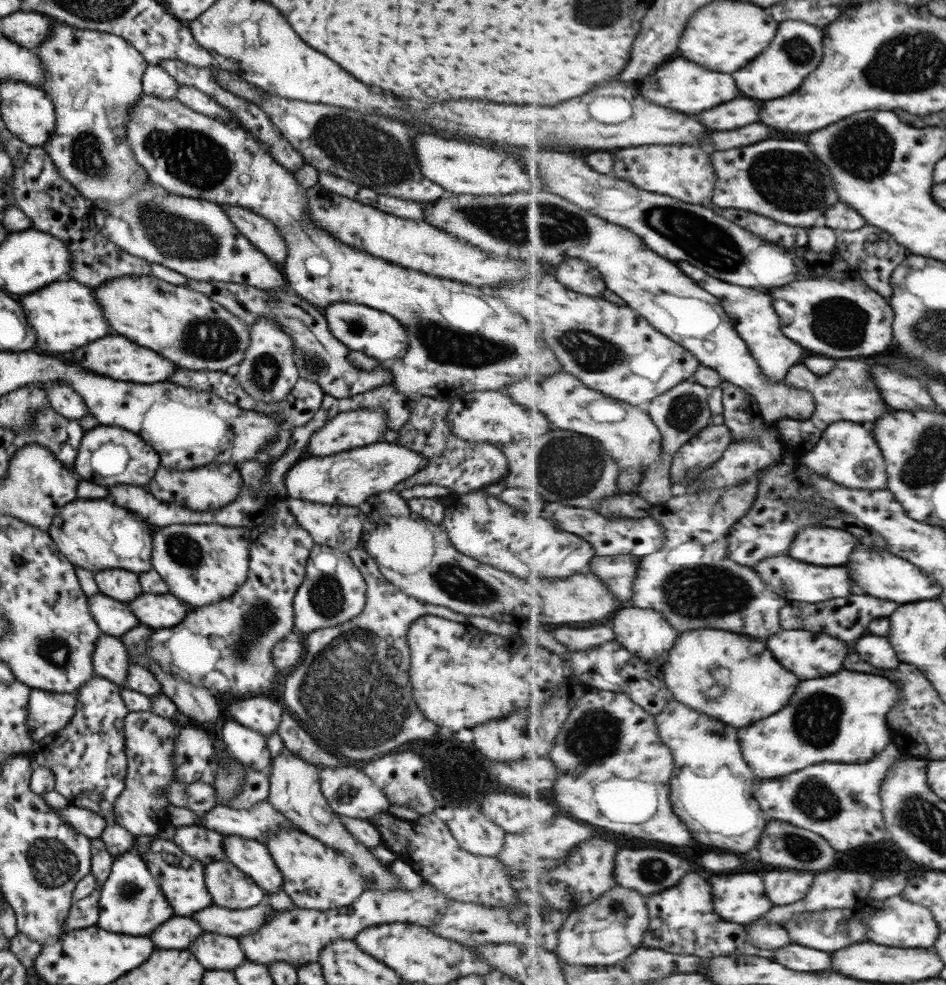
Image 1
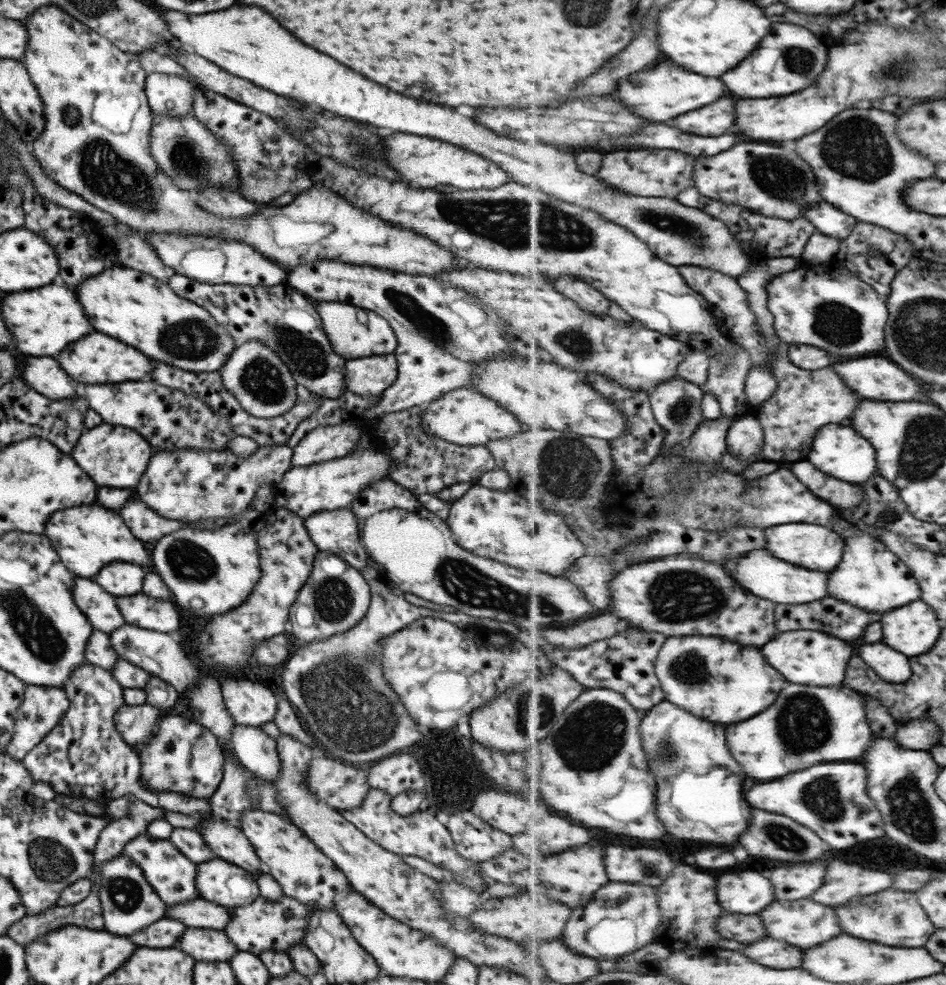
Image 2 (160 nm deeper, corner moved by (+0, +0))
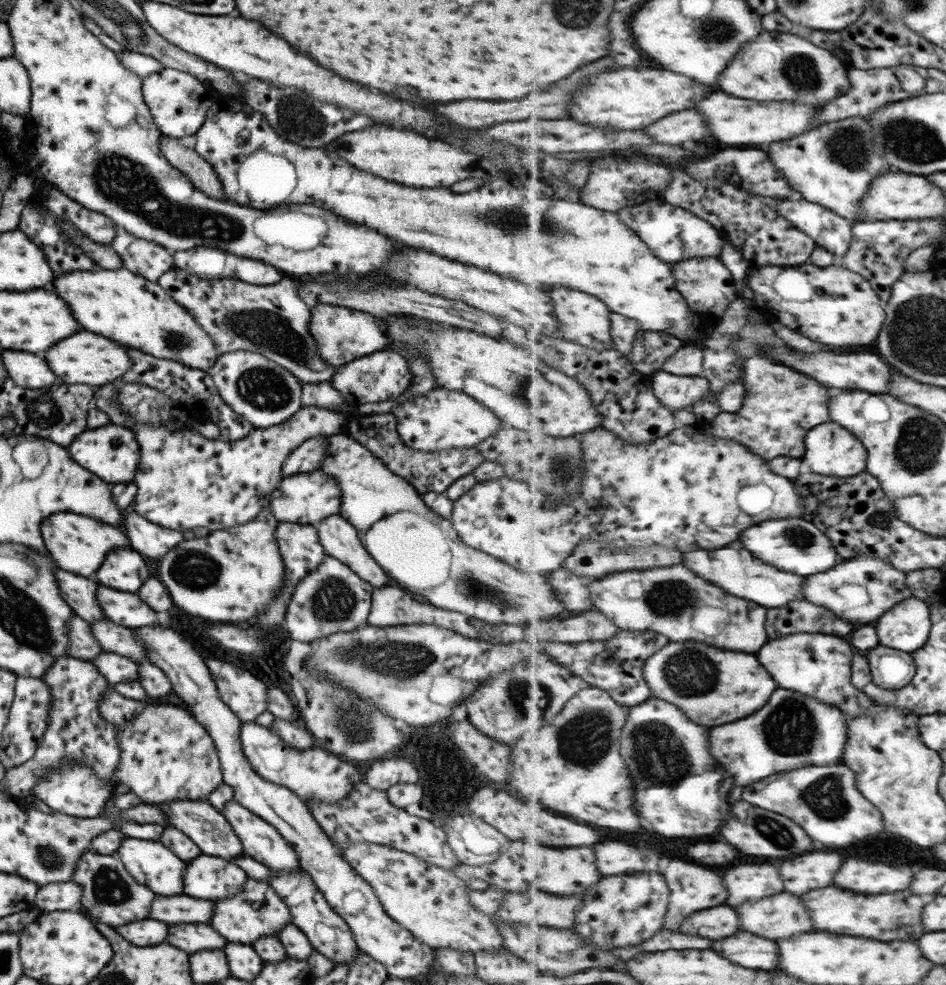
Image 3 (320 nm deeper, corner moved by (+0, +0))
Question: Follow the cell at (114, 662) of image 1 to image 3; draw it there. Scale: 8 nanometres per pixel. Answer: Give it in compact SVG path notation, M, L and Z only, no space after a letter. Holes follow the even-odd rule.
M75 614L68 620L66 635L68 638L66 646L68 657L90 662L103 651L92 637L89 623Z

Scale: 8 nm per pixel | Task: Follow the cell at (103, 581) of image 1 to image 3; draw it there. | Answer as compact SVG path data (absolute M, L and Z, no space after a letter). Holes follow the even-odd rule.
M115 548L105 556L105 560L92 578L99 584L121 592L136 593L145 580L149 568L141 554L132 548Z

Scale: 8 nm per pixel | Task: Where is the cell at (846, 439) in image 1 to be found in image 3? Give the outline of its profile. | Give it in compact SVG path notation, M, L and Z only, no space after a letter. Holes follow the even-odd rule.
M832 420L829 424L823 423L821 426L812 428L806 439L805 458L802 458L803 466L811 472L822 474L823 476L841 476L841 478L860 475L868 468L868 449L860 441L859 437L853 436L849 429L835 424Z

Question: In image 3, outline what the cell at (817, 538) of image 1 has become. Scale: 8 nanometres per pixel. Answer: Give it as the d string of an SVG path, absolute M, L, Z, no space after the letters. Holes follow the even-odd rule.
M789 517L779 520L767 520L756 524L740 536L740 542L753 552L753 556L765 560L767 564L783 568L799 576L811 576L827 572L836 567L842 560L836 545L832 543L828 533L824 533L816 523L807 522L803 517Z

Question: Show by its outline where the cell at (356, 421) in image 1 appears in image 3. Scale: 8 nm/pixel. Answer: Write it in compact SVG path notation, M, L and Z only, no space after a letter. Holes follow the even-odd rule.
M323 435L315 436L294 447L281 465L281 476L319 469L323 456L325 456L326 438L327 436Z

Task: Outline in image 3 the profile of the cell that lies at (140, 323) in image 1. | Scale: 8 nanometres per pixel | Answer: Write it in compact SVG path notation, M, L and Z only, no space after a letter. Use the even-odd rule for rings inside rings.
M125 267L115 270L96 269L95 272L65 272L55 276L53 290L57 296L65 300L65 304L71 306L71 316L75 318L77 326L81 330L101 334L109 340L115 340L119 344L125 344L129 348L141 348L141 352L154 356L176 360L192 369L206 371L216 362L218 354L213 346L212 340L201 327L193 321L193 317L177 304L156 283L147 280L137 273L129 272Z

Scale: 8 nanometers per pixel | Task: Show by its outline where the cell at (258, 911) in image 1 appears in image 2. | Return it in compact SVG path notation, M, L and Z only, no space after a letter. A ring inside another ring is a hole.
M201 898L191 900L189 904L175 904L165 908L167 918L175 918L185 926L195 926L195 928L223 928L229 920L229 914L225 908L205 902Z

